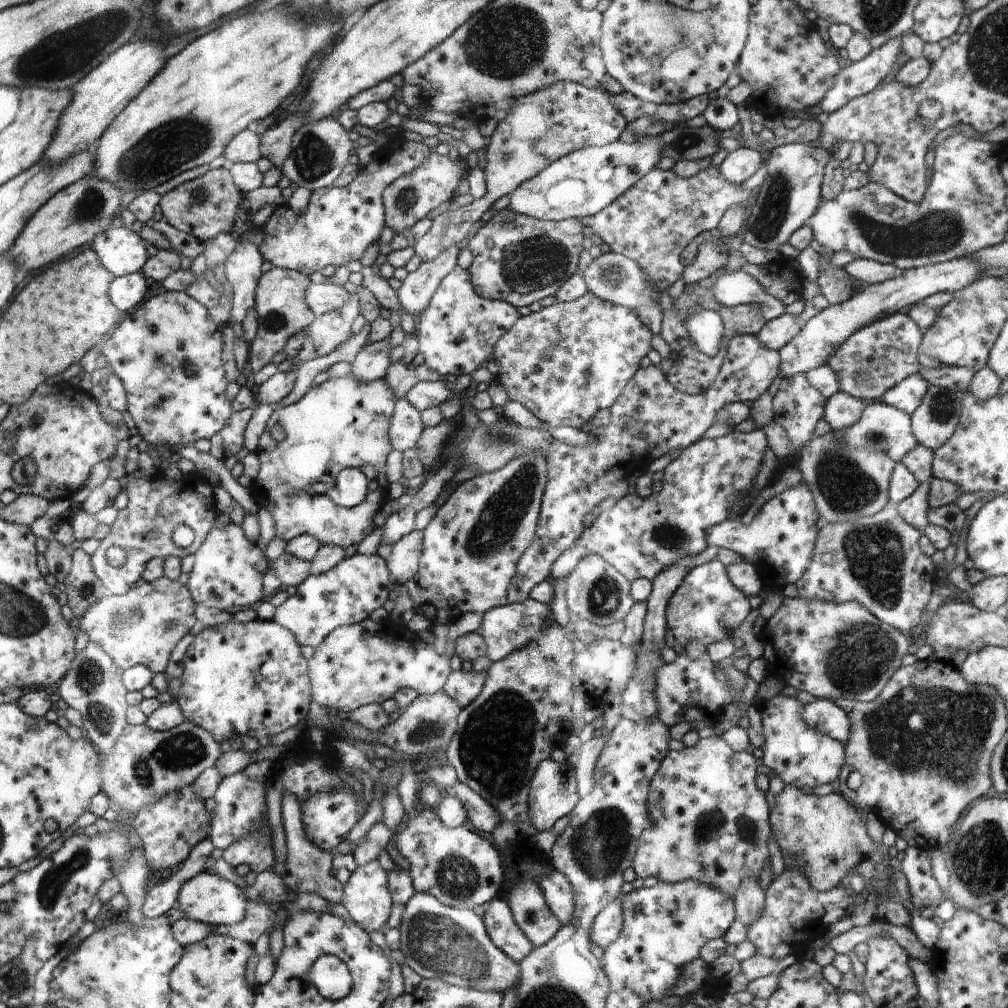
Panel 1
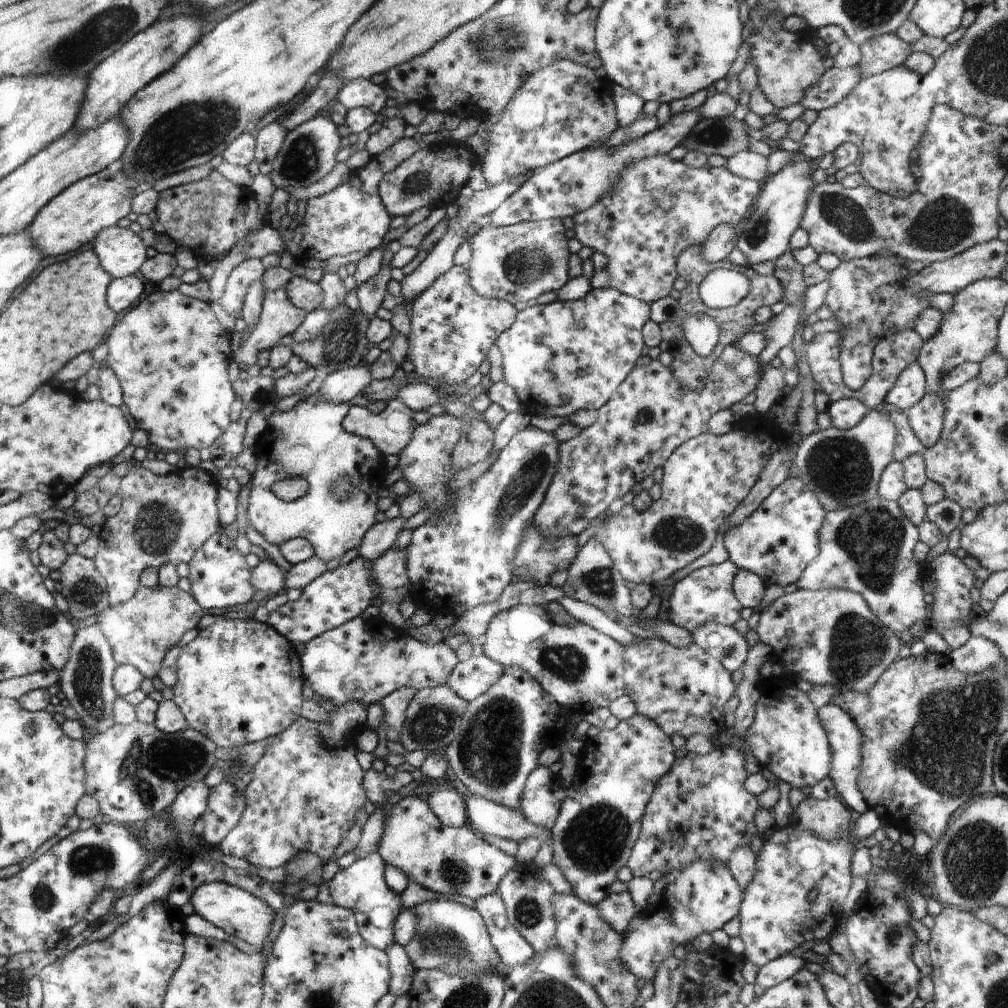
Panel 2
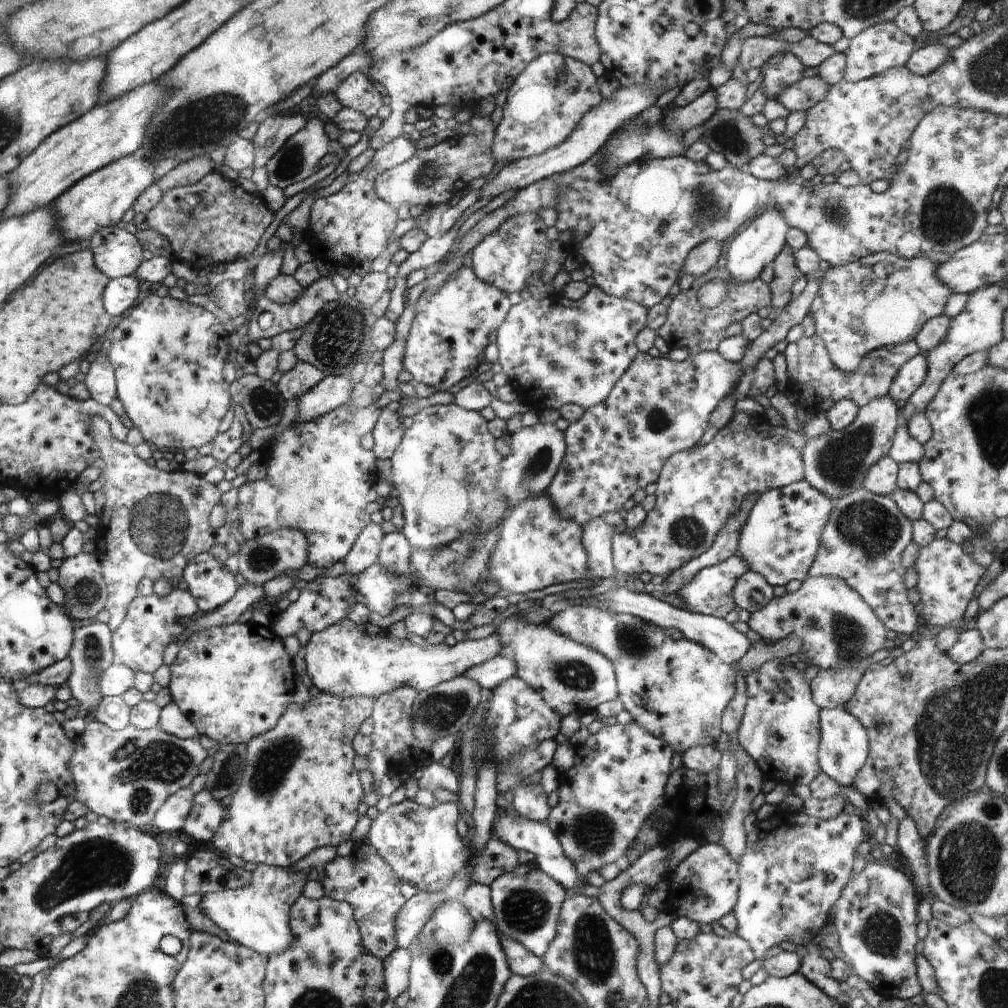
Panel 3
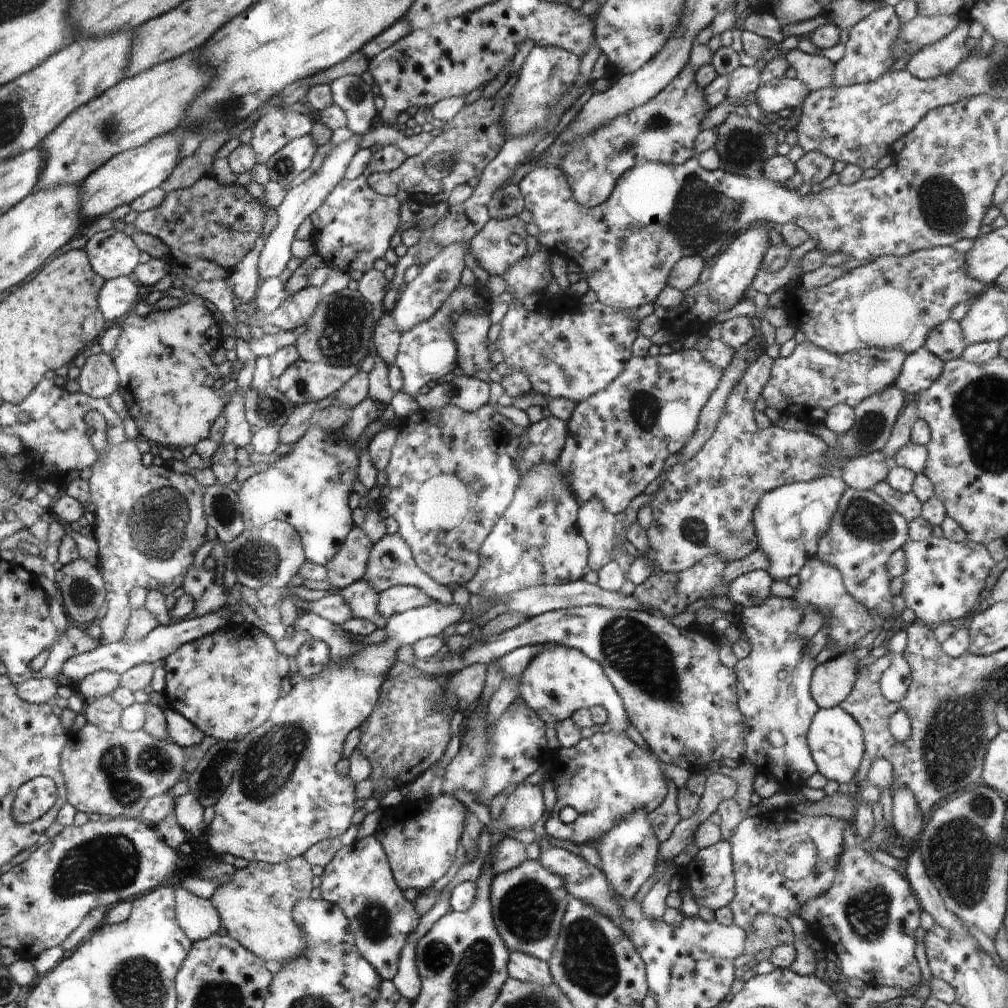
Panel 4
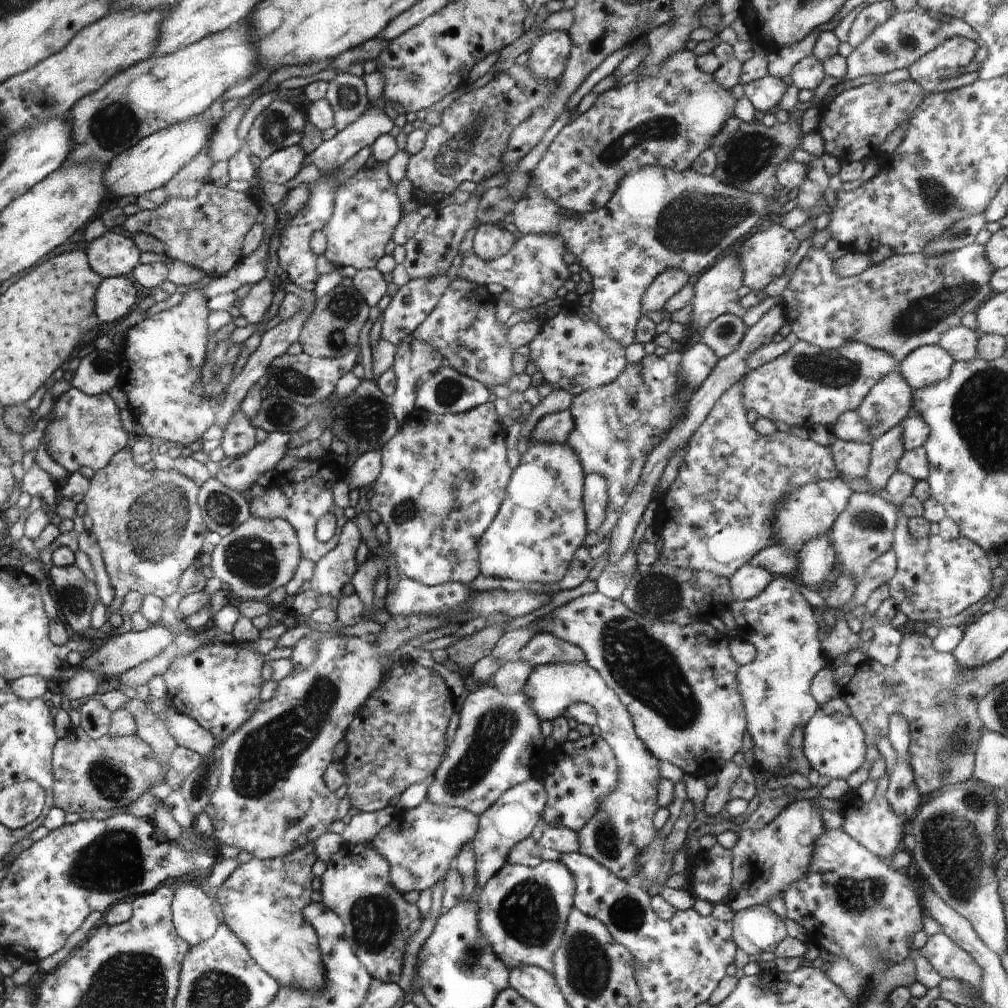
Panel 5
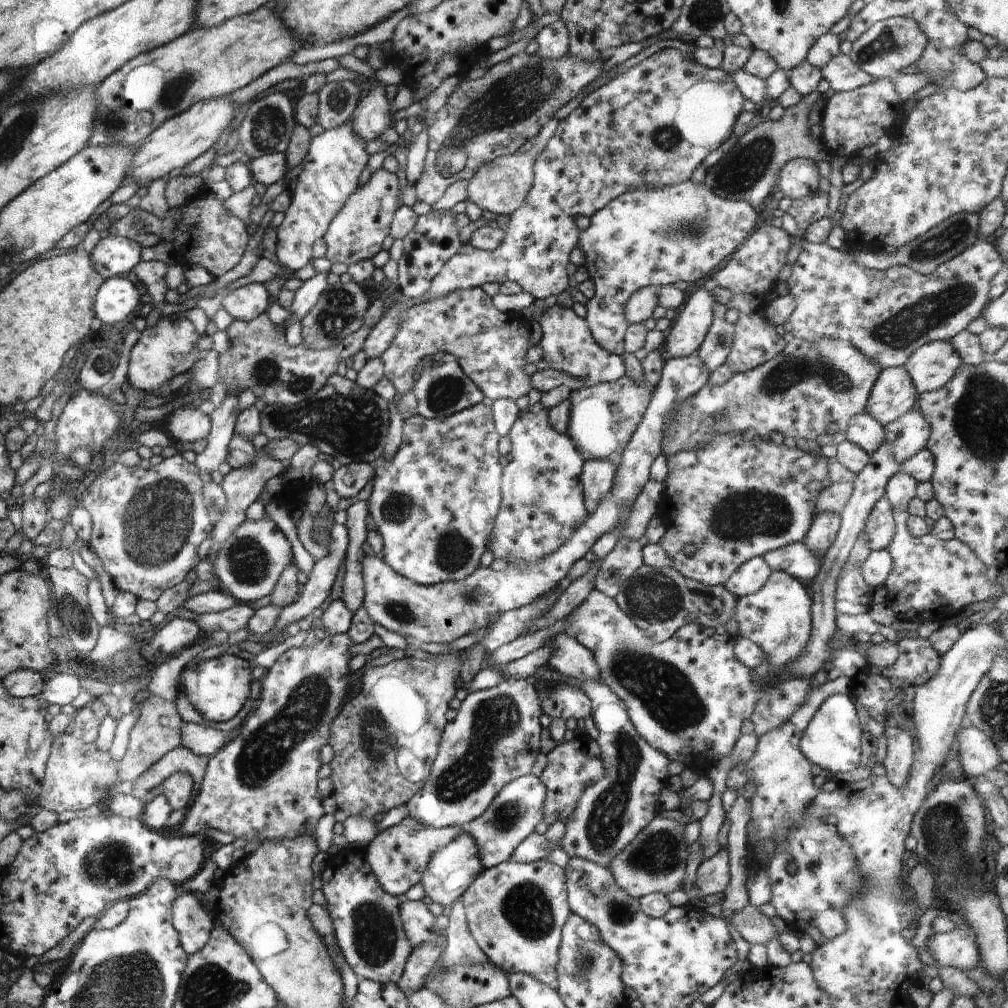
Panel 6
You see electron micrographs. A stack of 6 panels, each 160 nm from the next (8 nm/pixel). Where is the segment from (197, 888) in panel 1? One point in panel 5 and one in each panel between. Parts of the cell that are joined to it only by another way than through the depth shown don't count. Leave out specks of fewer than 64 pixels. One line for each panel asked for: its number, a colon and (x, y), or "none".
2: (236, 912)
3: (257, 915)
4: (256, 907)
5: (262, 901)

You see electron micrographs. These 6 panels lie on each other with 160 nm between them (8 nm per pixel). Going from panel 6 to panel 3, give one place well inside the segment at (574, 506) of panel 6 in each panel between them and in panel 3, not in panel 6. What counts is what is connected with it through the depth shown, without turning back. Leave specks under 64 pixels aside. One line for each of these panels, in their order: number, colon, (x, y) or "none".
3: (537, 547)
4: (538, 541)
5: (541, 523)

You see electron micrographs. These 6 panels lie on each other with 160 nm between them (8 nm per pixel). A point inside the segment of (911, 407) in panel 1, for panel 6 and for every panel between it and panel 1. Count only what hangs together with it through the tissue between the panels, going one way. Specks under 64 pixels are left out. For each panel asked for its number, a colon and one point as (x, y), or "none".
2: (910, 387)
3: (910, 376)
4: (921, 368)
5: (929, 364)
6: (930, 367)

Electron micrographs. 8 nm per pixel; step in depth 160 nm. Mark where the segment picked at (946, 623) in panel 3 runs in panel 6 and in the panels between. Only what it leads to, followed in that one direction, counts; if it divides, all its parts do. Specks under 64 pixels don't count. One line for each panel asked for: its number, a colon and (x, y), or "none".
4: (942, 581)
5: (935, 578)
6: (935, 579)

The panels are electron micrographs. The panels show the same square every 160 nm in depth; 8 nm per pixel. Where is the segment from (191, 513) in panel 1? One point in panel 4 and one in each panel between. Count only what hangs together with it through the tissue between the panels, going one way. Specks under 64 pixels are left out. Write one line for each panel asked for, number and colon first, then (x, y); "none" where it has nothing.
2: (166, 519)
3: (153, 523)
4: (136, 505)

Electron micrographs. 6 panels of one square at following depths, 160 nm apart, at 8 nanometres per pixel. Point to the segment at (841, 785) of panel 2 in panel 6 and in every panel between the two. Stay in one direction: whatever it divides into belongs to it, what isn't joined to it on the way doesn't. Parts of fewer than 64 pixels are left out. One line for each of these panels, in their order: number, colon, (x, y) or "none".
3: (844, 746)
4: (835, 739)
5: (834, 744)
6: (833, 739)

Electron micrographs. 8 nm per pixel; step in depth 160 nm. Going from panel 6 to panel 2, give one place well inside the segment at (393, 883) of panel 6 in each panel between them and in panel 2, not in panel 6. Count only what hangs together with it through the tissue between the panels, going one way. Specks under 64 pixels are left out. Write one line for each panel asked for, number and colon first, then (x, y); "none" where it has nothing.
2: (448, 860)
3: (421, 844)
4: (419, 837)
5: (420, 844)

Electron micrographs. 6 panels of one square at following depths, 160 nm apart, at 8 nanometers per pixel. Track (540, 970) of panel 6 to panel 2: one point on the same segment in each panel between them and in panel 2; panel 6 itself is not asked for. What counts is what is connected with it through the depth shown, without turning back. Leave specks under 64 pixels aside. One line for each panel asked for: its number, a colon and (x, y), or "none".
2: (527, 897)
3: (526, 902)
4: (528, 903)
5: (522, 911)

